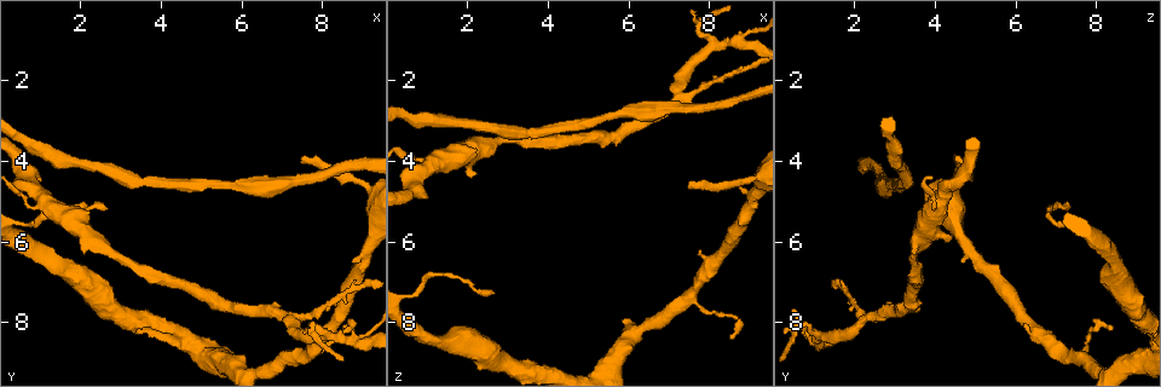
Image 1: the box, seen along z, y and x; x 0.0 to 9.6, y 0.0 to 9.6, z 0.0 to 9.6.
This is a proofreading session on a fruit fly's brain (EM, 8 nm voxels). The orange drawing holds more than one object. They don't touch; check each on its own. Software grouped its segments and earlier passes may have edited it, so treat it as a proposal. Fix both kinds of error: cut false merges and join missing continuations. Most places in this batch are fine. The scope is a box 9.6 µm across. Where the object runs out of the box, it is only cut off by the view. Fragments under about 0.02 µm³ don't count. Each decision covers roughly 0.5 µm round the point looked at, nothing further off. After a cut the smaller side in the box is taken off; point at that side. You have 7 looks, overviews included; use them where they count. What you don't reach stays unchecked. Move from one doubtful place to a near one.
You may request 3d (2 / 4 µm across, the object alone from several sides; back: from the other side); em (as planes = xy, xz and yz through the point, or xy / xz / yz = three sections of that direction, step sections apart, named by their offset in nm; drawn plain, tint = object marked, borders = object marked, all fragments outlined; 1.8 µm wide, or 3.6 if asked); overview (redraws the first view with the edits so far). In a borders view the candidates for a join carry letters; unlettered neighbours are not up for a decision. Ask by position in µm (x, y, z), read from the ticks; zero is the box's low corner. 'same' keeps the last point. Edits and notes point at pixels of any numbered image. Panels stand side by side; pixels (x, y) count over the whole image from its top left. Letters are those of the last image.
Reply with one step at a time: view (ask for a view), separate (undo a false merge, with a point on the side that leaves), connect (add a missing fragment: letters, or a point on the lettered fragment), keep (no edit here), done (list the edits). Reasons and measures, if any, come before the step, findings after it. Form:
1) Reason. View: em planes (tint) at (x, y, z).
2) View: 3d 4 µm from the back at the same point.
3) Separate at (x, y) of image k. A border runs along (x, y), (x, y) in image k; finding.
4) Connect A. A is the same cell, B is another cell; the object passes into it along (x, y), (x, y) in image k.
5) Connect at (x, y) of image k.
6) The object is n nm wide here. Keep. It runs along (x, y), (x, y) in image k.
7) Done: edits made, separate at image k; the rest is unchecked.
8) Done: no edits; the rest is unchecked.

Branch stops here. View: em yz step 8 (borders) at (2.15, 6.00, 4.30).

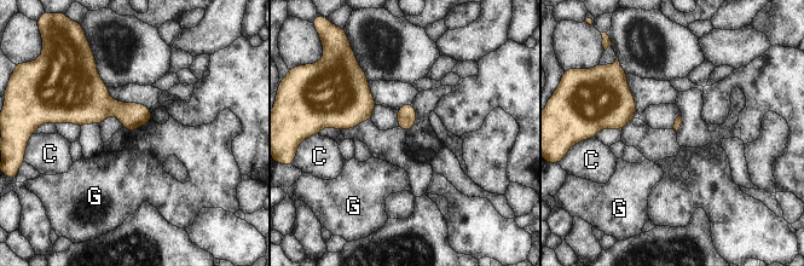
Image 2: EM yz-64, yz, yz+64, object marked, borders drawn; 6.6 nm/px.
Keep. C and G are other cells; a border runs along (151, 117), (131, 132) in image 2; none of them fits.

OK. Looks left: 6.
Three arms meet. View: em 3.6 µm xz step 8 (borders) at (0.95, 4.80, 4.25).

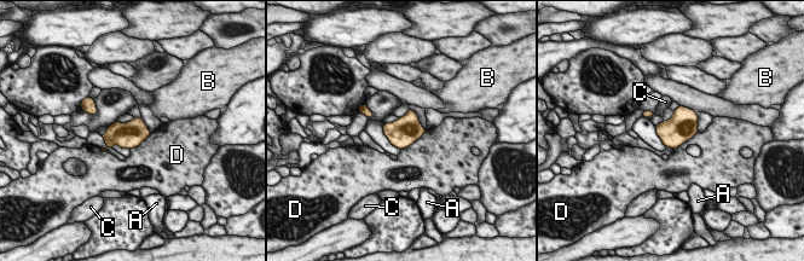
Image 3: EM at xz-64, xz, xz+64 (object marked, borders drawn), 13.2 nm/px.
Keep. A, B, C and D are other cells; a border runs along (427, 131), (400, 150) in image 3; all the same neuron.

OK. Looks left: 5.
Free end. View: 3d 2 µm at (7.45, 4.05, 4.65).

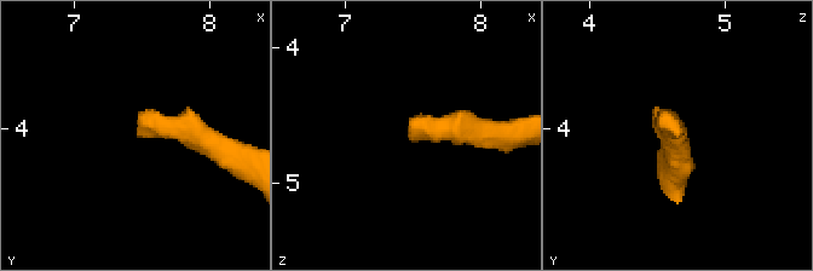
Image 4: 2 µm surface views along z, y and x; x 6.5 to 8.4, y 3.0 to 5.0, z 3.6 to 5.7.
Now the EM. View: em planes (borders) at (7.46, 4.04, 4.64).

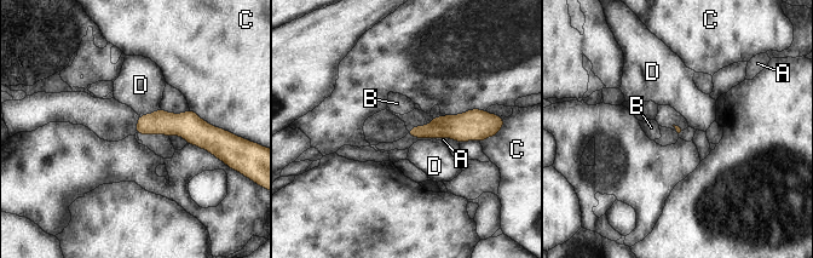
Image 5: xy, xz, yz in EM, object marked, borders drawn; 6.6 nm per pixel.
Keep. A, B, C and D are other cells; it runs along (138, 128), (189, 125), (208, 137) in image 5; no lettered fragment goes on from it.

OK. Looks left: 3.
Done: no edits; the rest is unchecked.

